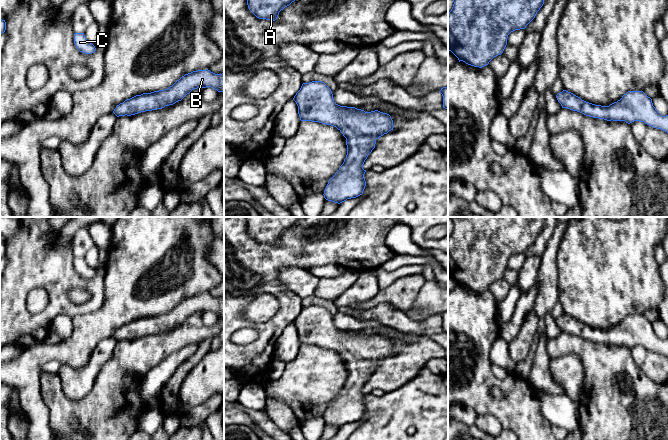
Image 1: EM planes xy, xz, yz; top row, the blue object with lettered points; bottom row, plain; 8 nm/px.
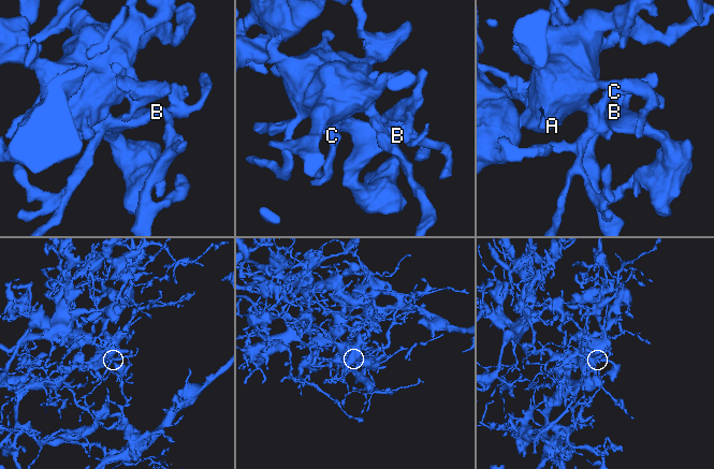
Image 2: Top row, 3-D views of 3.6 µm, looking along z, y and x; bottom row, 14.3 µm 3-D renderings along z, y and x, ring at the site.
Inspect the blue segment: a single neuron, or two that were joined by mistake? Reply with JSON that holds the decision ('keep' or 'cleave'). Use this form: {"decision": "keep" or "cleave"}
{"decision": "cleave"}

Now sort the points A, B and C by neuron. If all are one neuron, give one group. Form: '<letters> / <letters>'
A C / B

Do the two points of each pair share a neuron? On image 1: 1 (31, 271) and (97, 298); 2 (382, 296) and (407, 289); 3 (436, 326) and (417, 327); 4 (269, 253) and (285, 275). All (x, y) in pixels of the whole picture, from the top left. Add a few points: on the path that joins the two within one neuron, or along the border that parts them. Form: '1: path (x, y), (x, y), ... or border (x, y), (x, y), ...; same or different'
1: path (47, 283), (72, 308), (81, 308); same
2: path (388, 295), (401, 293); same
3: path (431, 326), (422, 327); same
4: border (305, 269), (284, 267), (279, 273), (279, 280); different

